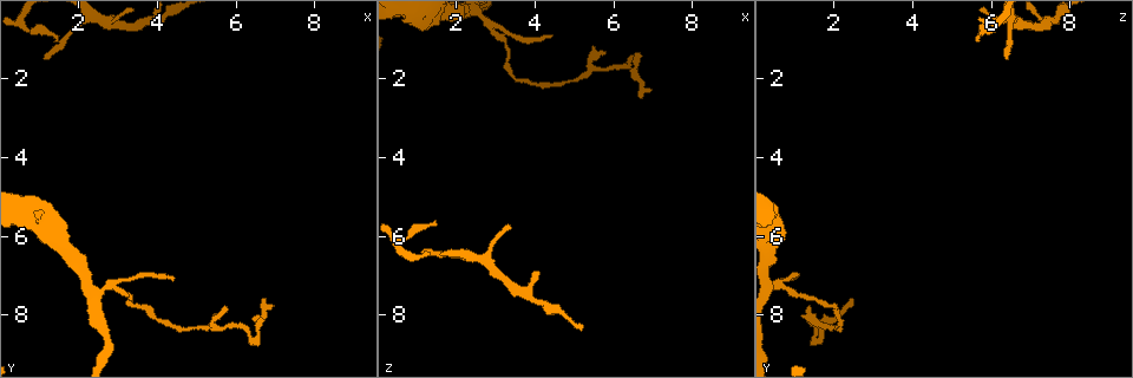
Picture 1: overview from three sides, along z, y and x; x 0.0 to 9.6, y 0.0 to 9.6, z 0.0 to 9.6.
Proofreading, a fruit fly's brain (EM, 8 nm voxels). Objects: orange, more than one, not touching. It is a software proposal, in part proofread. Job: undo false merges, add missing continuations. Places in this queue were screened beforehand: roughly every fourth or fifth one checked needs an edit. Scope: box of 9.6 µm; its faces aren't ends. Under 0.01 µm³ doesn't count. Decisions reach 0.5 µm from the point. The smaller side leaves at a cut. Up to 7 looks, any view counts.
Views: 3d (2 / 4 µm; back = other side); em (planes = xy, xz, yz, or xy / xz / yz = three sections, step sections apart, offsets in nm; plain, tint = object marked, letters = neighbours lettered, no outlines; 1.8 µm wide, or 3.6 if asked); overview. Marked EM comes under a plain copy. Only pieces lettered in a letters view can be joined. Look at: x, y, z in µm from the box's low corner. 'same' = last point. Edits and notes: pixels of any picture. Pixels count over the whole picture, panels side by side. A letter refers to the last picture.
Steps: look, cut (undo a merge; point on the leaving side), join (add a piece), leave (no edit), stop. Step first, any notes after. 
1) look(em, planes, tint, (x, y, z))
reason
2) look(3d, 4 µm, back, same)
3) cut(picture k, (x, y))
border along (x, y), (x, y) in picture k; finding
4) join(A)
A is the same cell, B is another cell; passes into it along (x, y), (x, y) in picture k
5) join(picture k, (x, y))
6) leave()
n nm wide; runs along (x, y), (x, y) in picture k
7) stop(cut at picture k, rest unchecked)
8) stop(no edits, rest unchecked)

look(em, xz, step 8, tint, (6.45, 8.55, 1.50))
abrupt turn

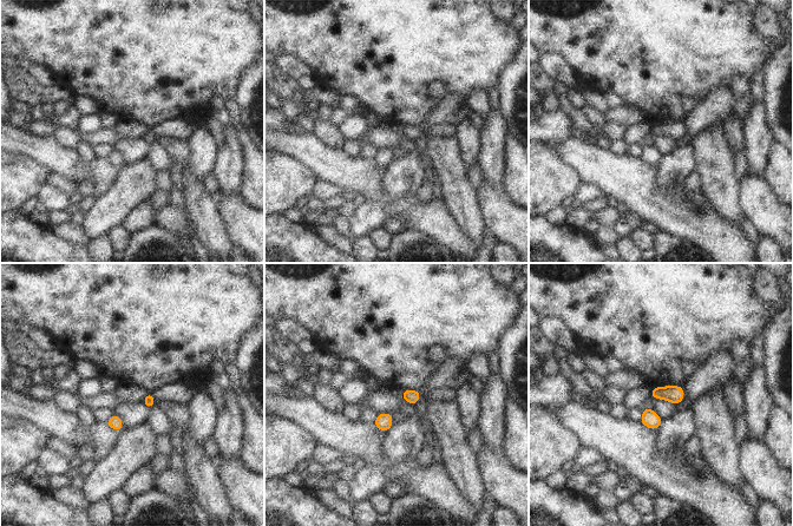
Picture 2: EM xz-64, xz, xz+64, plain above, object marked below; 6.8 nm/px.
look(em, planes, letters, same)
cut it another way

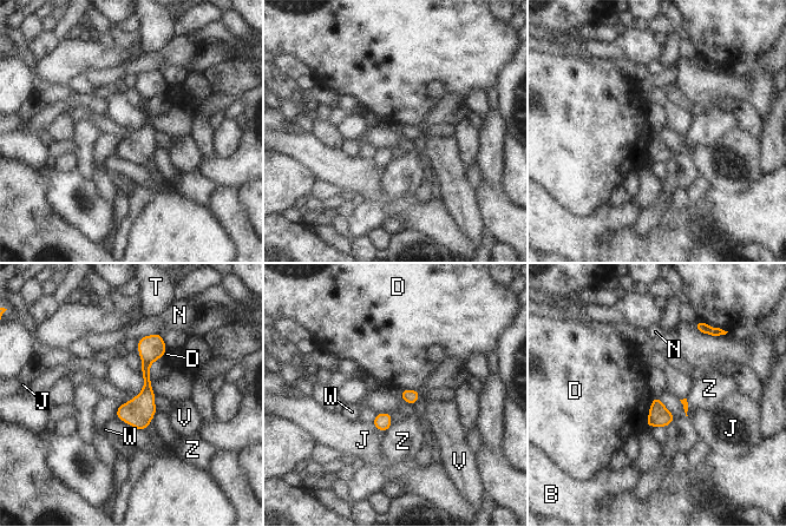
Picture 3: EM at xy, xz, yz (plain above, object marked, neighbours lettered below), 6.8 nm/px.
leave()
100 nm wide; B, D, J, N, T, V, W and Z are other cells; border along (653, 397), (646, 426) in picture 3; continuous, no second neuron

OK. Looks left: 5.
look(em, xy, step 16, letters, (4.40, 7.10, 0.95))
thin end

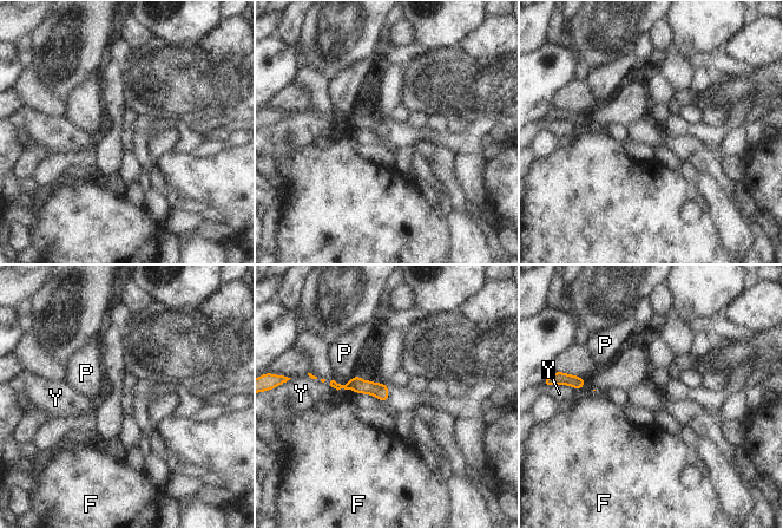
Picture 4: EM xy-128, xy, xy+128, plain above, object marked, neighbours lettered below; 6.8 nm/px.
leave()
F, P and Y are other cells; border along (355, 373), (344, 384), (334, 380) in picture 4; none of them fits

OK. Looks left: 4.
look(3d, 2 µm, (1.45, 1.00, 5.60))

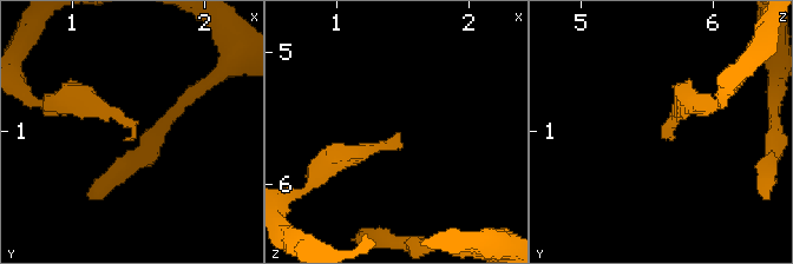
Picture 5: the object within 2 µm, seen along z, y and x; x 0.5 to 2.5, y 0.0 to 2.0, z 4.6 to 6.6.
look(em, planes, letters, (1.46, 1.02, 5.60))
now the EM

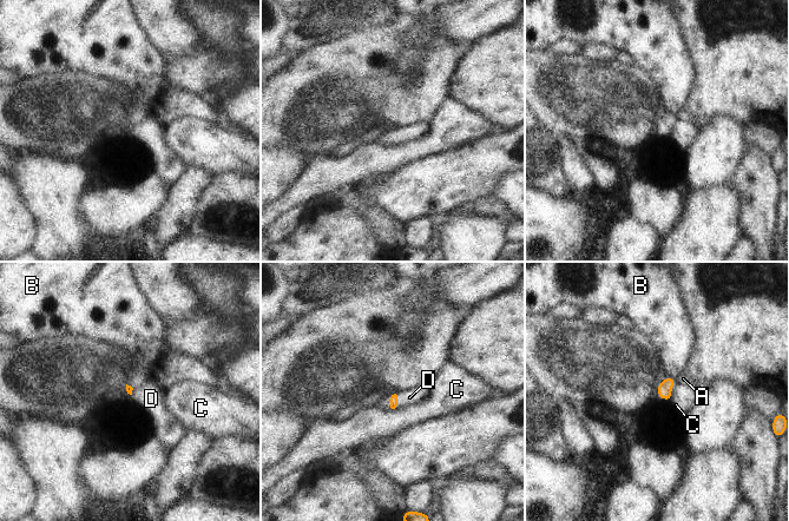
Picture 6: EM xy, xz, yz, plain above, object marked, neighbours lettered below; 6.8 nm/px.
join(D)
D is the same cell, A, B and C are other cells; passes into it along (394, 397), (390, 401), (409, 397) in picture 6; it goes on there

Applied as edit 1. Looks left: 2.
stop(join at picture 6, rest unchecked)

